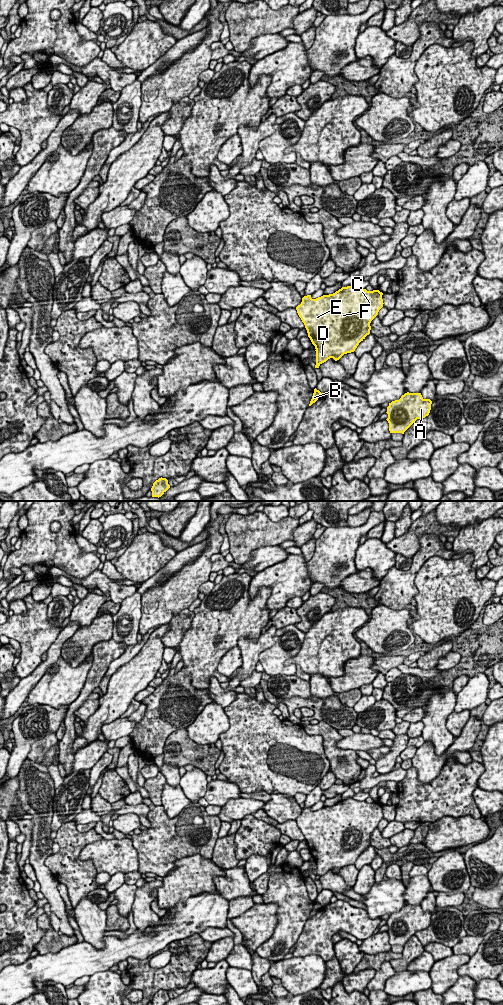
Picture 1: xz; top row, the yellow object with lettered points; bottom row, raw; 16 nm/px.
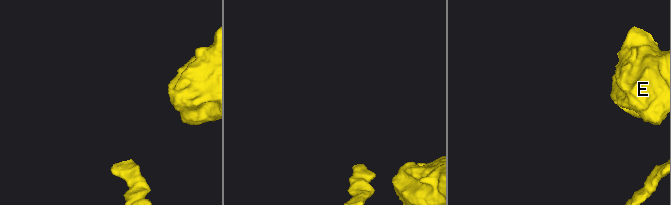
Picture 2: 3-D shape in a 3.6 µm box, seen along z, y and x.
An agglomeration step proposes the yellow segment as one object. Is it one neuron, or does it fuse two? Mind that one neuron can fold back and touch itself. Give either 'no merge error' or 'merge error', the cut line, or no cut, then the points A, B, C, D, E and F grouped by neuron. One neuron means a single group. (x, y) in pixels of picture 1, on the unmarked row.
merge error; cut xz (316, 874), (319, 876); groups A C D E F / B

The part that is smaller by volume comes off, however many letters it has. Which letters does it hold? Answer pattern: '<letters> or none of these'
B

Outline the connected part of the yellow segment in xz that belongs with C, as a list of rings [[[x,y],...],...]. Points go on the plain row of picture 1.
[[[347,798],[316,811],[312,811],[311,807],[302,810],[296,822],[315,858],[316,875],[322,876],[330,870],[337,873],[344,866],[355,863],[359,855],[370,846],[370,835],[384,816],[382,807],[379,802],[367,803]]]

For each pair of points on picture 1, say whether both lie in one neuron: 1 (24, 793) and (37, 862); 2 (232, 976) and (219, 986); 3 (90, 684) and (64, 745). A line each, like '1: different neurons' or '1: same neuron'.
1: same neuron
2: different neurons
3: same neuron

